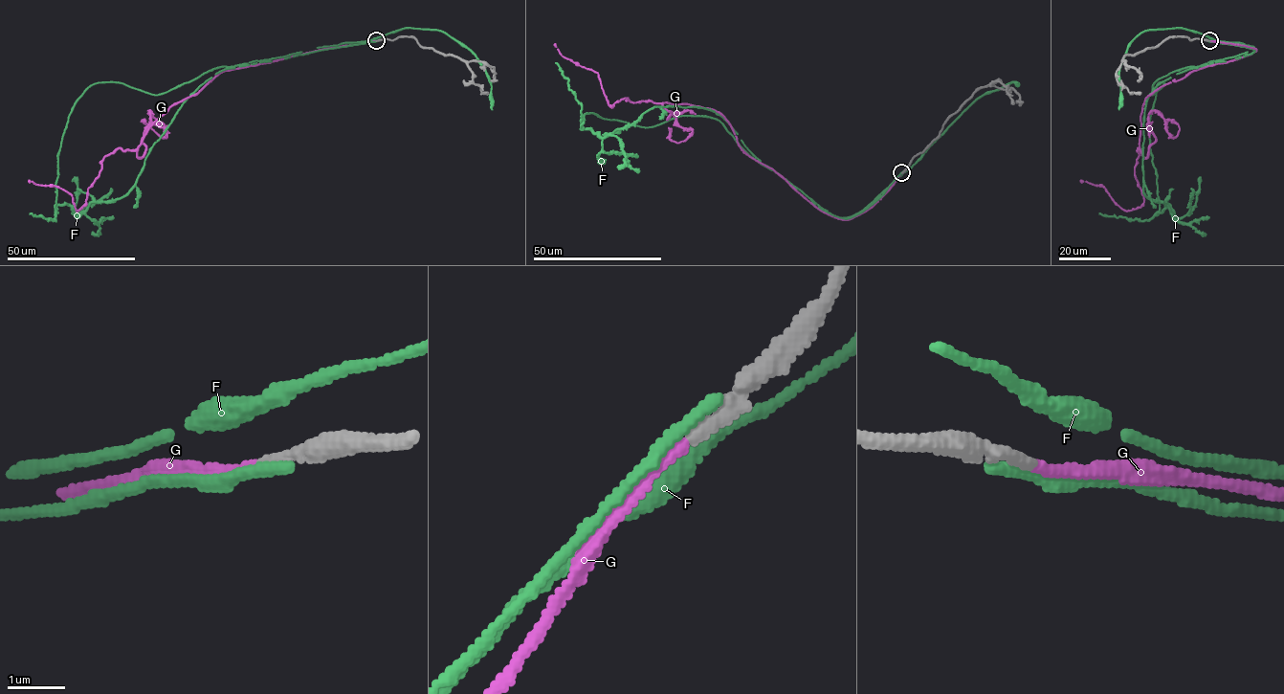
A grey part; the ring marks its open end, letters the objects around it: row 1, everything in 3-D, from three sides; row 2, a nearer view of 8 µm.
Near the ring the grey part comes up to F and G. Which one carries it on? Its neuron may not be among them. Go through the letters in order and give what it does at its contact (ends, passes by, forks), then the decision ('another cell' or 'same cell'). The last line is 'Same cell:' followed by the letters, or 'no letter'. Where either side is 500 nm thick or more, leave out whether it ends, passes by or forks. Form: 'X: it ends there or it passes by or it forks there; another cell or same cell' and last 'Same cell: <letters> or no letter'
F: it ends there; another cell
G: it ends there; same cell
Same cell: G

